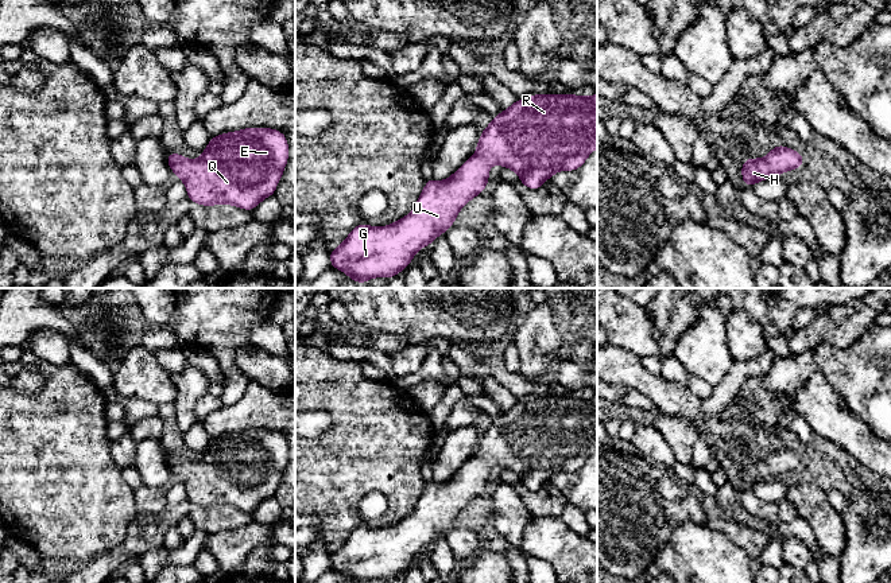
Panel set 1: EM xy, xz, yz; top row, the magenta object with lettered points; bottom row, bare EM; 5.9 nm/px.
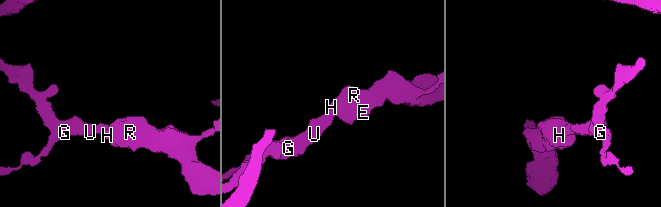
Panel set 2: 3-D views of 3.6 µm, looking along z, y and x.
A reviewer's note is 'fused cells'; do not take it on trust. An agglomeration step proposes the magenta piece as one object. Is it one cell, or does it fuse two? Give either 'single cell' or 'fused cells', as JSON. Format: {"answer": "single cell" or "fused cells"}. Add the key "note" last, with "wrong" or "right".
{"answer": "single cell", "note": "wrong"}

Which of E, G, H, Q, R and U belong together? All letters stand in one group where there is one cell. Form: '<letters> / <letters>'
E G H Q R U

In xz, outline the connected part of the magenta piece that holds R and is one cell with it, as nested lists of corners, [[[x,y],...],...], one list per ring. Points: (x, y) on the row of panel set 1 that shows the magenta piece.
[[[597,93],[590,97],[531,94],[527,100],[518,98],[481,131],[476,153],[453,175],[442,182],[434,178],[426,182],[410,214],[383,228],[357,225],[344,242],[329,253],[330,265],[359,284],[372,277],[391,279],[410,265],[418,250],[431,245],[439,234],[449,230],[462,206],[485,190],[492,164],[514,170],[520,183],[538,190],[555,172],[578,170],[596,148]]]

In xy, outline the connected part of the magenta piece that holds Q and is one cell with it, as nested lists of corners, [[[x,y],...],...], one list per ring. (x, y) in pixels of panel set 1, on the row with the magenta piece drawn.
[[[244,128],[212,136],[197,160],[168,151],[167,163],[185,183],[191,202],[202,206],[233,205],[252,211],[263,199],[275,194],[288,160],[288,141],[272,128]]]

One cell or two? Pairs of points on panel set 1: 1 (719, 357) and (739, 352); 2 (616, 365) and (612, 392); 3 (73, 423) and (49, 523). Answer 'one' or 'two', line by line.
1: two
2: two
3: one

